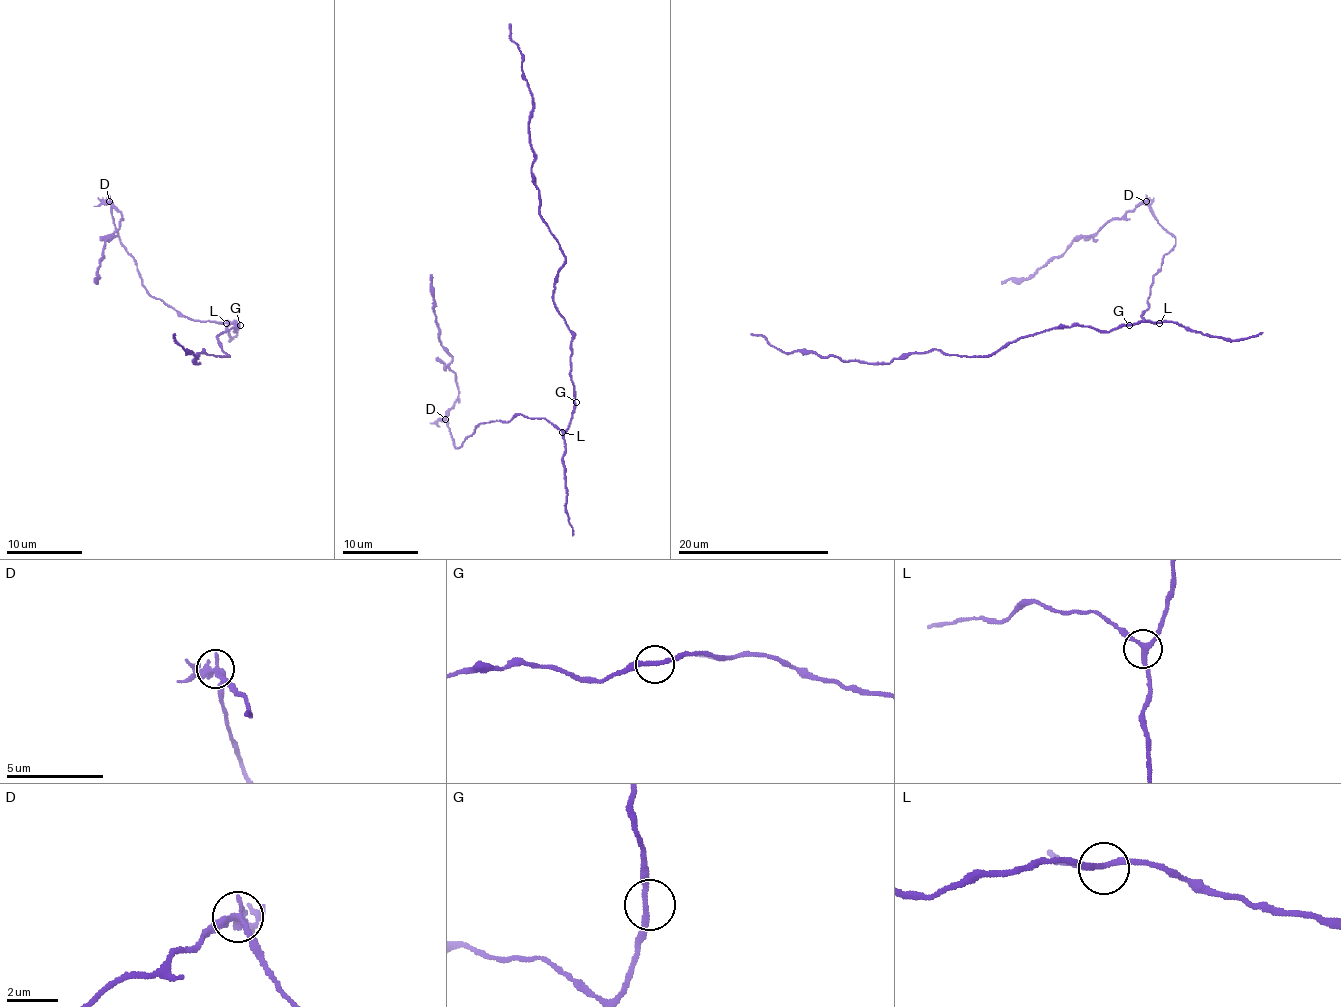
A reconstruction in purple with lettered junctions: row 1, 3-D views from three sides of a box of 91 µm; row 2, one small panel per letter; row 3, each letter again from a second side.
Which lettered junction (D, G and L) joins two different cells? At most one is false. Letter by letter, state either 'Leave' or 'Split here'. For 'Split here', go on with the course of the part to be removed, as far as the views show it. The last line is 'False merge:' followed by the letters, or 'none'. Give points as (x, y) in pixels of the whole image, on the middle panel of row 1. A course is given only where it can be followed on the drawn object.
D: Split here. Course of the part to remove: (445, 419), (445, 413), (458, 396), (458, 385), (456, 375), (448, 368), (452, 356), (441, 345), (431, 275)
G: Leave
L: Leave
False merge: D

